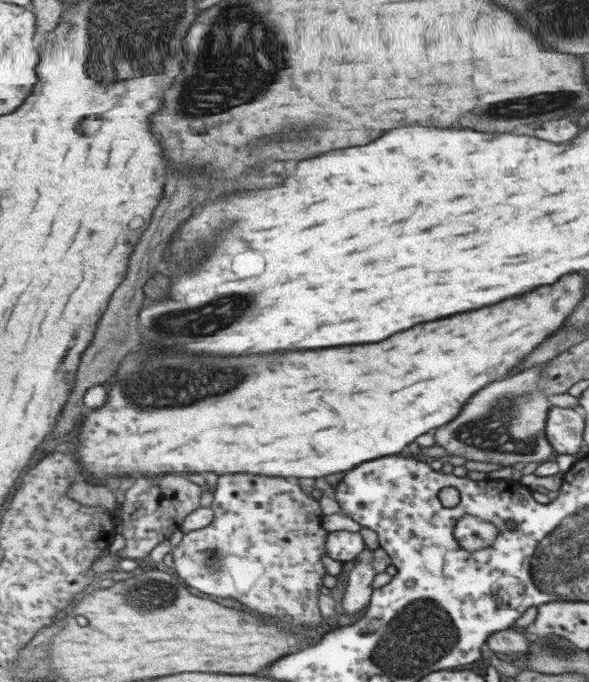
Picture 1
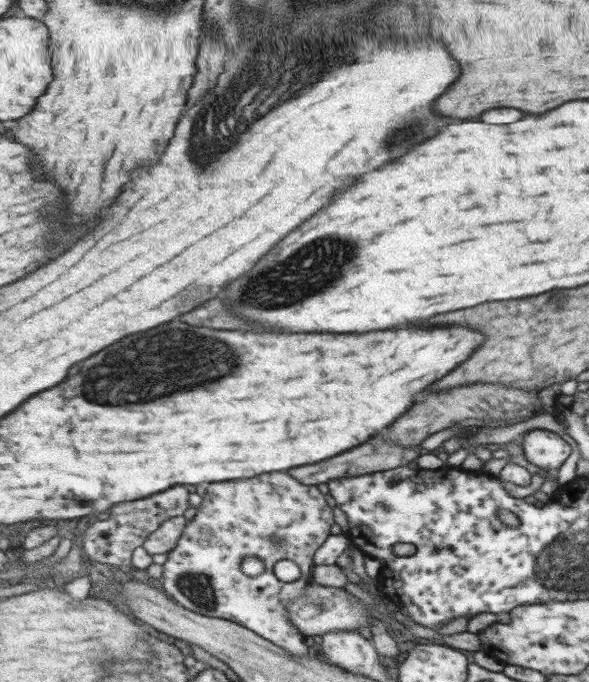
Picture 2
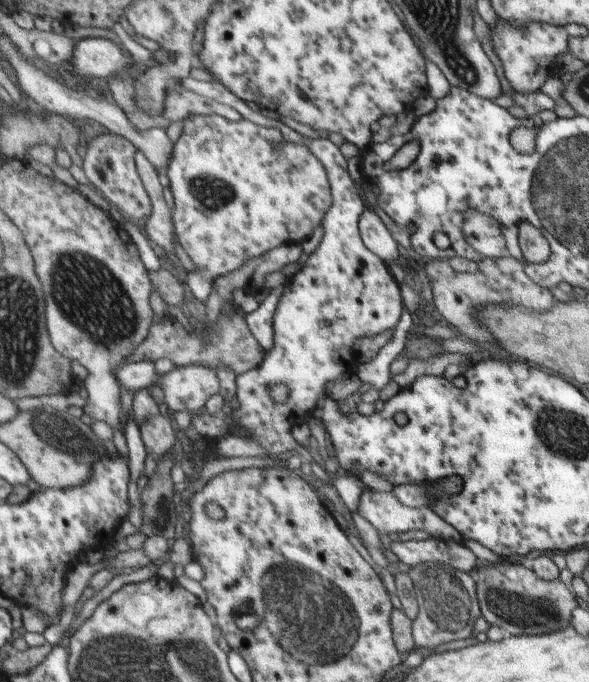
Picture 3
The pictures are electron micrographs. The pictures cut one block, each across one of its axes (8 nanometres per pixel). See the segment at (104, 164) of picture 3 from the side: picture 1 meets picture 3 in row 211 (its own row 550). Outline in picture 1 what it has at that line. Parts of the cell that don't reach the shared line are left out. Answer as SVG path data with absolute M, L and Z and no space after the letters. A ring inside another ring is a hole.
M178 474L138 480L138 484L125 494L126 500L122 505L125 516L116 516L121 527L119 532L128 540L126 549L120 551L116 557L132 558L135 561L146 558L158 545L172 538L174 532L181 530L188 516L202 507L203 494L204 486Z

